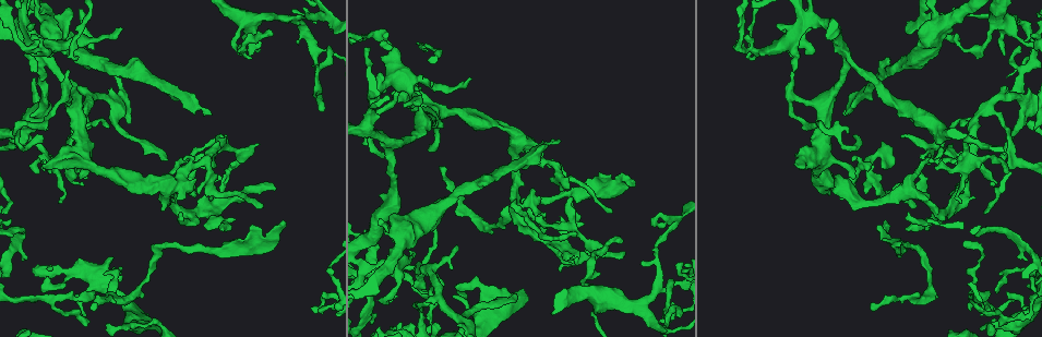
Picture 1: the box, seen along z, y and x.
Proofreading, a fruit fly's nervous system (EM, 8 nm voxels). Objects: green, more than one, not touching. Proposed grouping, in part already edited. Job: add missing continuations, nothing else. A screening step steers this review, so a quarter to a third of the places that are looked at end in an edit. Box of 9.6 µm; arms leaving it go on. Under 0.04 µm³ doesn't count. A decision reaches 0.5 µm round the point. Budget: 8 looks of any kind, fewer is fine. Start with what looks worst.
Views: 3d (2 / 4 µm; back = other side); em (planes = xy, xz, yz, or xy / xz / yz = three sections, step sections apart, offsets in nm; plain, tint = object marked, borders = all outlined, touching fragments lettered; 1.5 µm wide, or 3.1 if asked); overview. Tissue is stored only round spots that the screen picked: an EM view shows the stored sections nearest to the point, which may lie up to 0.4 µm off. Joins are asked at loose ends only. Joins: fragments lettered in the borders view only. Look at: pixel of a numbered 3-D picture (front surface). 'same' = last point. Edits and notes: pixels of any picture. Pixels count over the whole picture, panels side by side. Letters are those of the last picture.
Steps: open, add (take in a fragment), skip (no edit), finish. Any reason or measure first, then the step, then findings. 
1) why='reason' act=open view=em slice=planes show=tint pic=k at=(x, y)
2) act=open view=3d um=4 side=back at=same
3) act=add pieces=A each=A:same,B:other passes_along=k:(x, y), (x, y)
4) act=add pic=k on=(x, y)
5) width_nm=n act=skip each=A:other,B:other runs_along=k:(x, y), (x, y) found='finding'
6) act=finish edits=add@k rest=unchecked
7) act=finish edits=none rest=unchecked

why='end of a long branch' act=open view=3d um=2 pic=1 at=(843, 115)

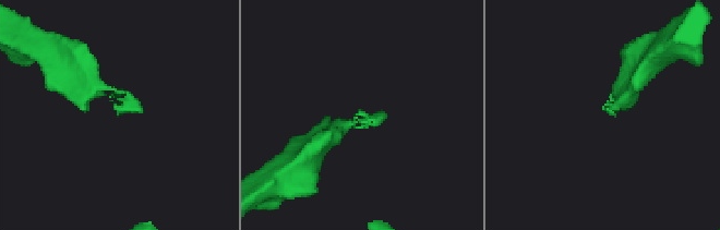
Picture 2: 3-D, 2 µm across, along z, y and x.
why='shape alone is not enough' act=open view=em slice=planes show=borders pic=2 at=(386, 118)

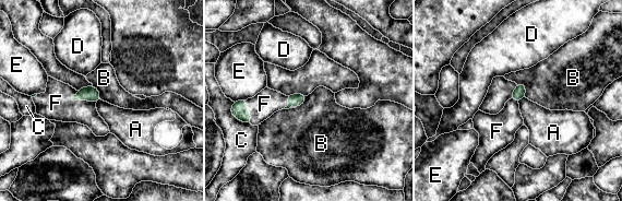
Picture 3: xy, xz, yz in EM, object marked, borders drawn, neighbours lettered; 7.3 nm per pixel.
act=add pieces=F each=A:other,B:other,C:other,D:other,E:other,F:same passes_along=3:(91, 94), (83, 99), (56, 104) found='it goes on there'

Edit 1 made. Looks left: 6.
why='thin end' act=open view=em slice=xz step=8 show=tint pic=1 at=(790, 73)

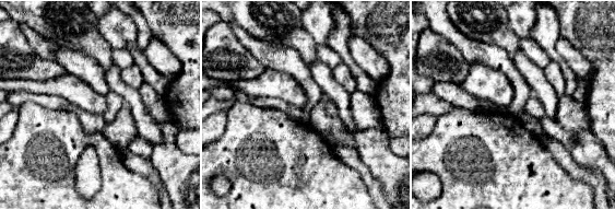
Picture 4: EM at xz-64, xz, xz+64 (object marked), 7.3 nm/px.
act=open view=em slice=planes show=tint at=same

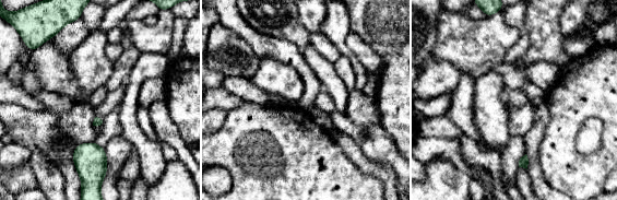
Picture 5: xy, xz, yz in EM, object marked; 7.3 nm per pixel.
why='what lies round it' act=open view=em slice=planes show=borders at=same

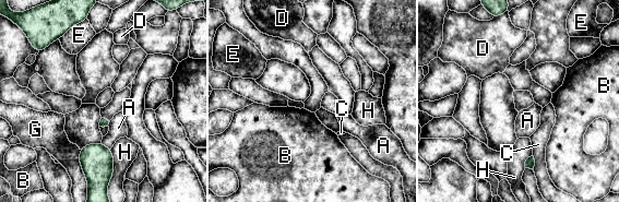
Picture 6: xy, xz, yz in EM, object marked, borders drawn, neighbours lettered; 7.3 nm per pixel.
longest_contact=H:320nm act=skip each=A:other,B:other,C:other,D:other,E:other,G:other,H:other found='no lettered fragment goes on from it'

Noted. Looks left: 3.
act=finish edits=add@3 rest=unchecked

